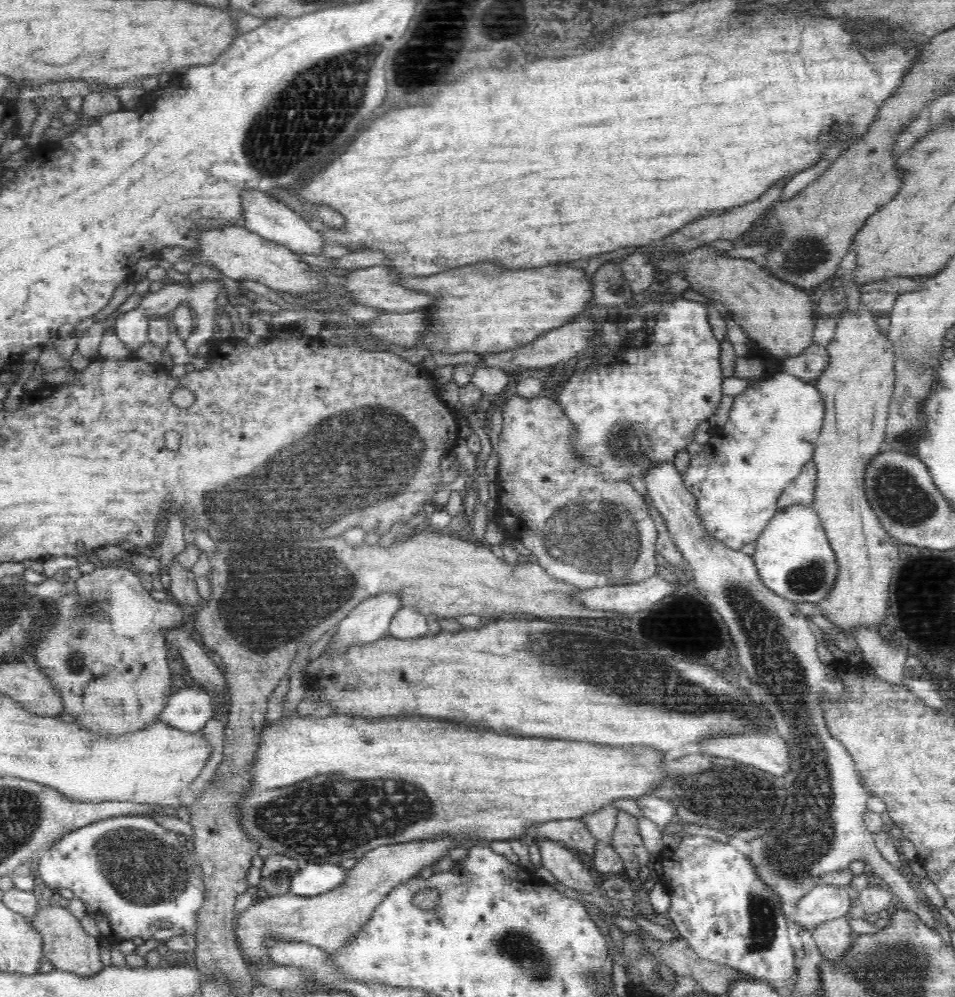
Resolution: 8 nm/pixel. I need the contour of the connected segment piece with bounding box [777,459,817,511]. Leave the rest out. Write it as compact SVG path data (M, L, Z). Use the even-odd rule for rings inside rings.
M813 459L808 460L796 478L784 489L778 498L778 511L794 504L813 504L817 483L817 470Z

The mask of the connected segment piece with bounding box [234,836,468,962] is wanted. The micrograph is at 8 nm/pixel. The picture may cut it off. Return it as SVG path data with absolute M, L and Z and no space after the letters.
M445 836L384 845L365 852L357 860L356 865L346 872L345 880L341 881L336 888L324 894L306 897L296 896L289 892L285 895L276 895L267 899L261 899L259 903L253 904L248 909L238 913L237 929L234 929L236 944L238 944L245 960L251 960L251 962L268 961L268 950L265 946L265 940L268 940L268 936L271 936L274 940L280 940L282 937L284 941L310 943L322 947L329 953L338 952L344 946L347 946L350 936L357 936L358 930L372 918L372 915L375 914L375 909L387 899L388 895L391 895L396 888L402 886L404 883L408 883L411 879L414 879L422 868L425 868L425 870L428 869L428 866L432 866L434 862L438 862L442 856L446 856L448 850L464 844L466 840L468 838L454 838L454 836L450 838L450 836Z

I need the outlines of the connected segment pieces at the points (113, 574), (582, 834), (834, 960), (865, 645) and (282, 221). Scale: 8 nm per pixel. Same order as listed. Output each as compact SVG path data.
M98 567L90 573L82 574L80 578L75 580L75 583L76 592L70 592L70 594L62 596L58 600L51 600L51 603L54 603L56 612L44 624L44 632L40 632L40 636L50 636L50 638L36 640L36 667L52 679L53 688L56 688L60 693L60 697L62 697L64 712L74 716L76 718L75 722L85 729L94 730L96 733L125 733L143 729L145 725L155 723L158 721L157 714L165 707L169 696L172 694L171 673L166 659L165 632L182 623L186 608L169 599L164 601L155 600L151 592L144 589L140 578L126 567Z
M580 818L550 820L544 824L534 824L524 835L526 838L534 838L538 843L551 840L570 850L582 850L588 856L594 856L594 848L596 848L596 838Z
M845 916L828 920L827 923L820 924L810 933L820 954L833 966L838 966L854 946L854 940L850 935L849 920Z
M876 629L858 630L856 643L863 655L863 662L869 665L882 683L902 685L907 676L904 662L909 655L906 650L887 646Z
M248 191L243 196L243 208L246 210L244 216L245 227L266 240L277 242L288 246L299 254L320 254L324 244L322 232L316 225L308 223L300 213L292 210L289 206L281 204L271 197L266 197L259 191Z

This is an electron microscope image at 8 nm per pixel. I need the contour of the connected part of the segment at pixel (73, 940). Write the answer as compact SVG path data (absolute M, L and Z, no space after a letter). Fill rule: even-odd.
M59 904L47 908L40 906L32 916L26 917L26 920L43 936L42 954L56 970L70 972L85 978L94 978L104 970L105 966L99 955L98 939L82 929L79 919L69 909L64 909Z

